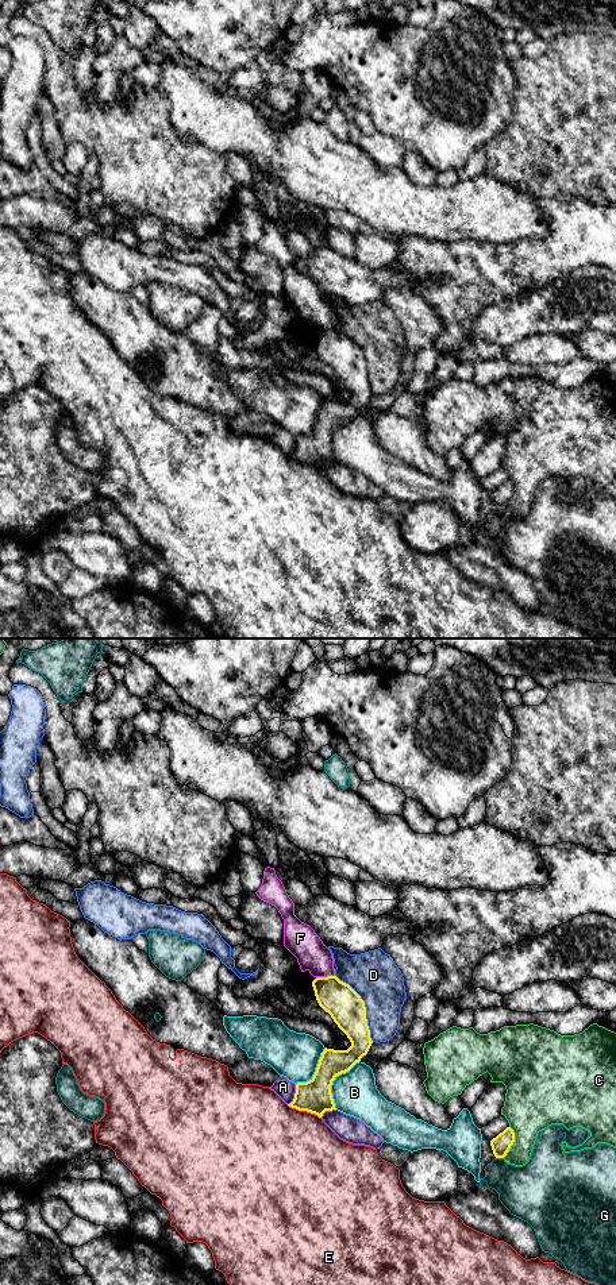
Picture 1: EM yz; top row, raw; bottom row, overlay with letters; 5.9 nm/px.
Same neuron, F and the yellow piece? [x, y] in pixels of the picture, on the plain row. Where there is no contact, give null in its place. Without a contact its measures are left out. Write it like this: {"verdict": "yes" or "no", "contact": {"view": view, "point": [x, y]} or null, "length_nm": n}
{"verdict": "no", "contact": {"view": "yz", "point": [324, 330]}, "length_nm": 110}

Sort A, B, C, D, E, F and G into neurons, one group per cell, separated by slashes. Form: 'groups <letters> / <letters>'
groups A / B / C / D / E / F / G

